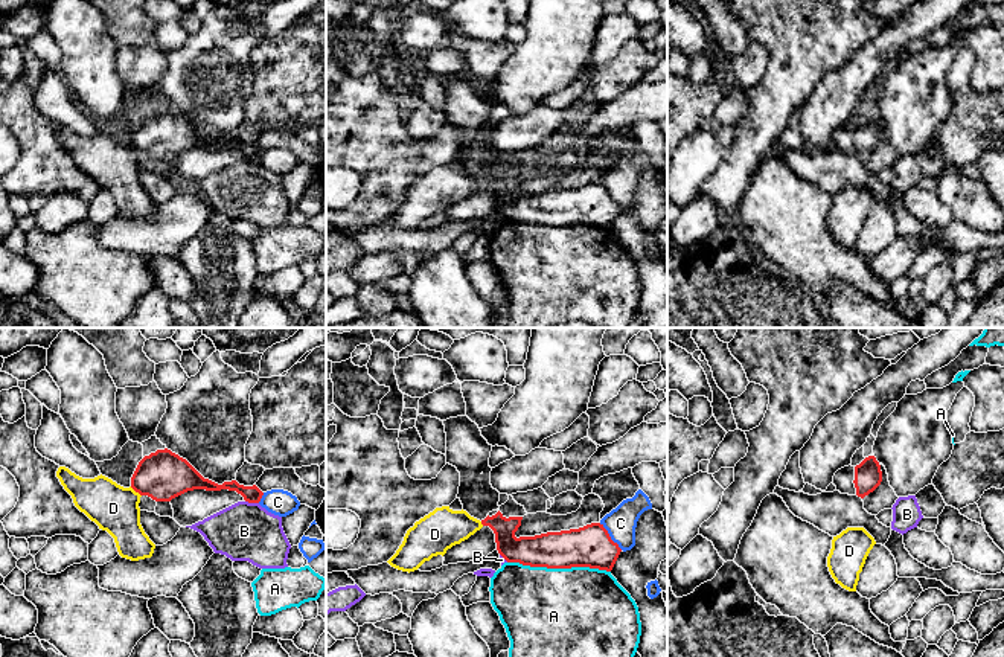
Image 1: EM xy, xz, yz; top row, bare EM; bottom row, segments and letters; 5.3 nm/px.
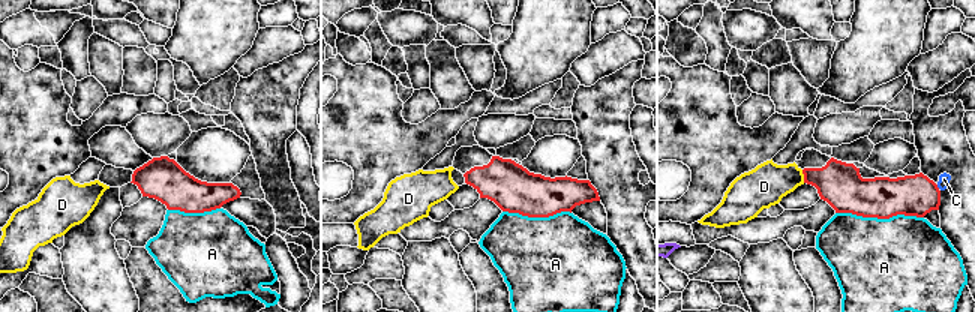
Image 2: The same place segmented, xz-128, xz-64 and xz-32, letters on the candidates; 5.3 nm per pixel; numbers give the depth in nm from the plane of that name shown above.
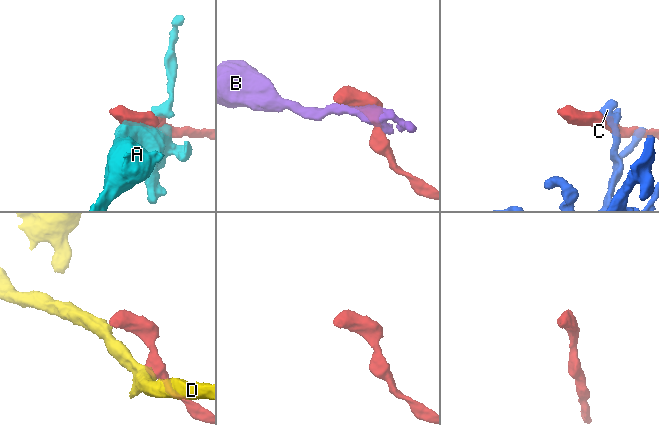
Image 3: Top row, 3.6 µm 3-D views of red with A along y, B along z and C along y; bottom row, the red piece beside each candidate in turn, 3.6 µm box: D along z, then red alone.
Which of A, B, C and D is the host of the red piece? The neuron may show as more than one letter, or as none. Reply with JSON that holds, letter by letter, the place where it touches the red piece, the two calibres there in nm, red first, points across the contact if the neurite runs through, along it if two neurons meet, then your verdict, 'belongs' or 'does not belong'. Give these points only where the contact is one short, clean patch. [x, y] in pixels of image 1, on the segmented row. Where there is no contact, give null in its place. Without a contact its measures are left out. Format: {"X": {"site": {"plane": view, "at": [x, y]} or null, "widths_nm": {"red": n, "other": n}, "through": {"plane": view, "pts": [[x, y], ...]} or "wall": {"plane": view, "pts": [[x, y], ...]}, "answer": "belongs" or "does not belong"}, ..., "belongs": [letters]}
{"A": {"site": {"plane": "xz", "at": [559, 567]}, "widths_nm": {"red": 220, "other": 460}, "answer": "does not belong"}, "B": {"site": {"plane": "xy", "at": [252, 502]}, "widths_nm": {"red": 90, "other": 300}, "answer": "does not belong"}, "C": {"site": {"plane": "xz", "at": [610, 537]}, "widths_nm": {"red": 220, "other": 160}, "wall": {"plane": "xz", "pts": [[599, 523], [622, 549]]}, "answer": "does not belong"}, "D": {"site": {"plane": "xy", "at": [136, 491]}, "widths_nm": {"red": 260, "other": 240}, "wall": {"plane": "xy", "pts": [[130, 487], [140, 496]]}, "answer": "does not belong"}, "belongs": []}

